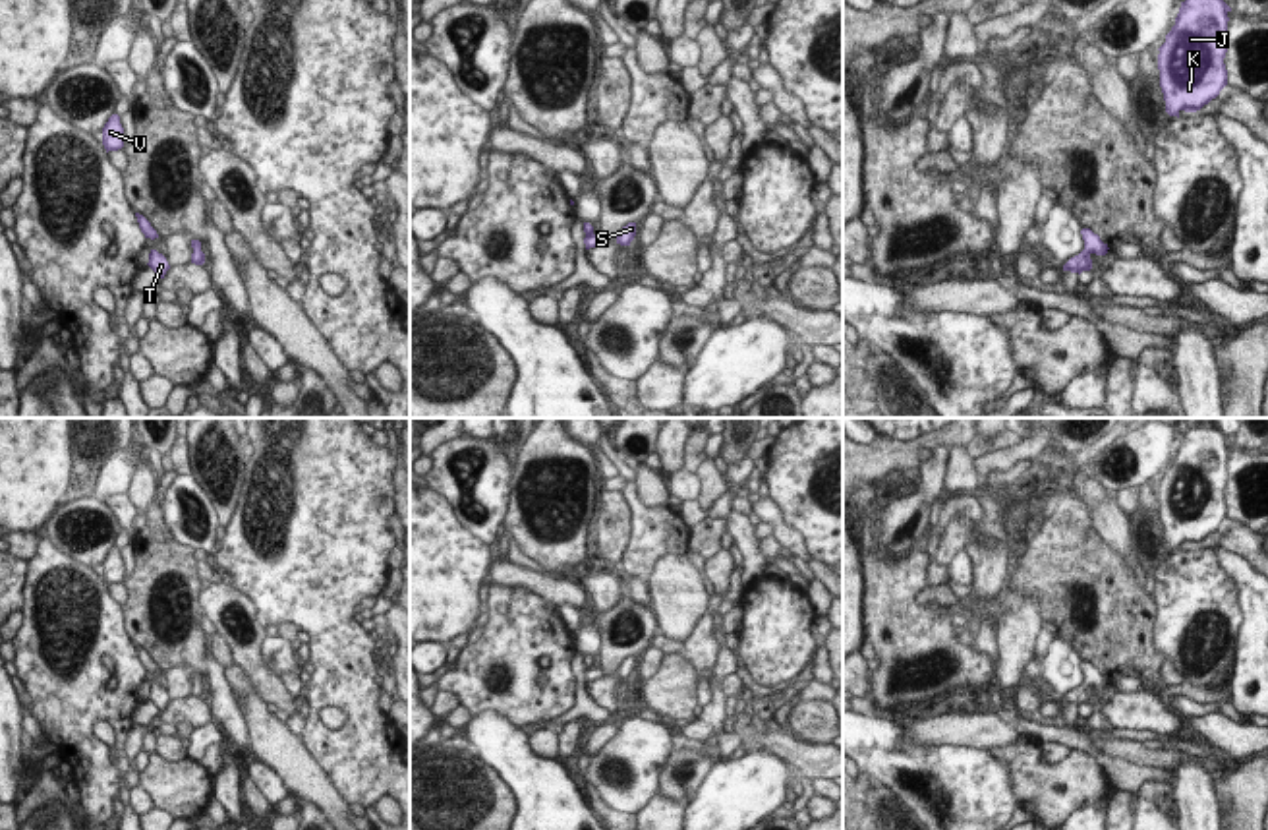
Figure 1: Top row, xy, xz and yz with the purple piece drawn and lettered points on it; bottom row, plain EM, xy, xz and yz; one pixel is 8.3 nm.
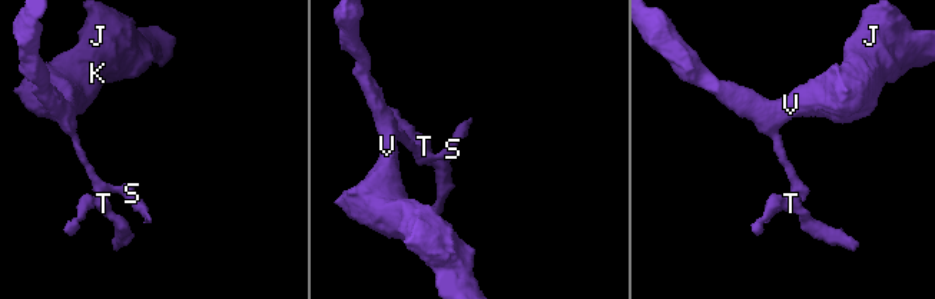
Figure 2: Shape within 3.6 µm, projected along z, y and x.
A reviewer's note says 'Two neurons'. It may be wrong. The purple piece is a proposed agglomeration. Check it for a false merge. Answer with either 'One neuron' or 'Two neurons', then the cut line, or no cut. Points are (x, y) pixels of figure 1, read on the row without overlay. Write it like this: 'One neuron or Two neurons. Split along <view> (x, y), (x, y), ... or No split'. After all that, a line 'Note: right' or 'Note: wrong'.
One neuron. No split.
Note: wrong

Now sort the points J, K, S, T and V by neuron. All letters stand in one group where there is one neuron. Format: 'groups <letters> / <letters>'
groups J K S T V

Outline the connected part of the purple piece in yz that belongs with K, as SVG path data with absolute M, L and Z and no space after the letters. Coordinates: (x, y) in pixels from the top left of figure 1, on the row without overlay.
M1216 426L1181 435L1175 459L1158 482L1160 520L1169 549L1200 544L1227 519L1229 445Z

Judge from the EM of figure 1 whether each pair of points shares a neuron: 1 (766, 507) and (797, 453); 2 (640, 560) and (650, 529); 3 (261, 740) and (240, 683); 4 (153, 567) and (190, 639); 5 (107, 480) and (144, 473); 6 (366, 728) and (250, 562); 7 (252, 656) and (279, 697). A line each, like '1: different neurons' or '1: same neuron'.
1: different neurons
2: same neuron
3: same neuron
4: same neuron
5: different neurons
6: same neuron
7: same neuron

